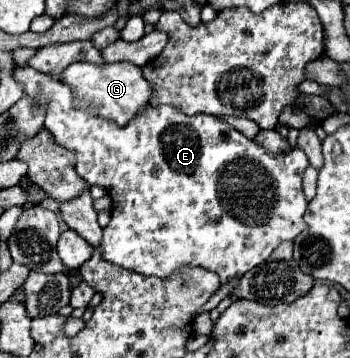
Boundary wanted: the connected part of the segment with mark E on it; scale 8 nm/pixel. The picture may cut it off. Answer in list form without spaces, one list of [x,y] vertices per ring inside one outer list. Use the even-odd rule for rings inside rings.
[[[16,68],[18,74],[18,80],[22,82],[24,86],[24,92],[38,104],[44,108],[46,112],[46,124],[44,128],[56,138],[58,144],[70,148],[70,150],[76,150],[76,172],[88,182],[88,184],[98,184],[106,190],[110,190],[110,198],[112,198],[112,220],[110,224],[104,228],[104,238],[102,238],[102,252],[104,252],[104,258],[112,264],[118,264],[118,266],[124,266],[128,270],[134,270],[134,272],[140,272],[144,276],[158,276],[158,278],[166,278],[170,276],[174,270],[182,268],[184,264],[190,264],[190,266],[202,266],[206,270],[212,270],[220,276],[220,282],[226,284],[228,278],[234,278],[234,276],[242,276],[246,274],[248,270],[252,270],[254,266],[262,264],[272,252],[274,248],[284,242],[284,240],[294,240],[304,228],[304,212],[306,212],[306,198],[302,194],[302,170],[308,166],[308,158],[302,150],[294,148],[292,154],[284,154],[284,156],[270,156],[266,154],[258,144],[254,144],[250,138],[246,138],[244,134],[240,134],[238,130],[234,130],[232,126],[216,120],[214,116],[208,116],[208,114],[194,114],[194,116],[186,116],[182,114],[178,108],[174,106],[148,106],[144,110],[144,114],[138,114],[138,118],[130,120],[126,126],[118,126],[110,120],[104,120],[100,116],[94,114],[94,110],[90,108],[76,108],[74,106],[74,90],[60,82],[58,78],[52,78],[48,74],[42,74],[34,68]]]

